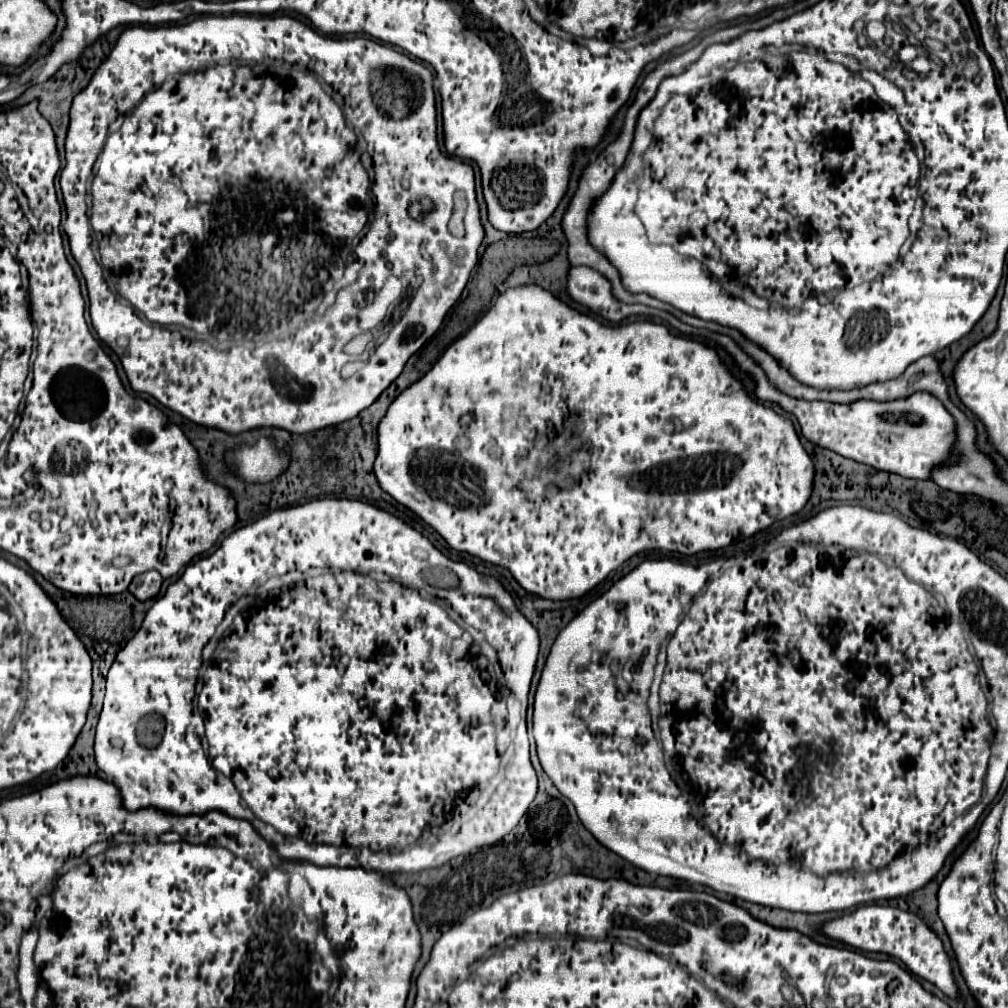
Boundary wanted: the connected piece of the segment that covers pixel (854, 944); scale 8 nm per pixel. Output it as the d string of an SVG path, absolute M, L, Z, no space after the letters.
M866 904L866 906L858 906L852 914L844 914L840 918L822 922L818 926L818 932L836 940L836 942L842 942L850 948L856 948L856 950L882 952L882 954L888 954L892 958L898 958L906 964L906 968L914 976L932 982L948 998L954 998L954 1000L960 998L960 992L958 992L958 986L956 986L956 980L952 974L952 962L944 950L940 936L932 928L928 928L916 914L904 912L904 910L894 908L894 906L878 906L878 904L870 906L870 904Z

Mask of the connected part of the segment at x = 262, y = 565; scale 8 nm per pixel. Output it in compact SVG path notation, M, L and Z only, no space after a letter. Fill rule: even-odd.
M325 497L320 498L320 500L306 502L306 504L300 504L300 506L274 510L272 514L268 514L268 516L256 520L254 524L248 524L248 526L244 526L244 528L240 528L240 530L228 534L228 536L222 540L220 548L218 548L214 554L210 554L210 556L206 556L206 558L200 558L200 560L192 562L192 564L184 570L184 574L182 574L174 584L168 586L166 594L154 602L154 606L148 610L144 622L142 622L142 628L140 628L140 630L134 634L134 638L116 654L116 660L114 660L114 664L112 664L108 676L106 676L104 708L102 708L102 714L100 714L98 728L96 728L96 744L94 744L94 750L96 750L96 764L98 764L98 768L106 774L108 780L112 780L114 784L120 786L120 790L122 790L122 800L124 800L124 806L126 806L126 808L138 810L138 808L142 808L142 806L158 806L158 808L168 810L168 812L174 812L174 814L204 814L204 812L208 812L208 810L222 810L222 812L228 812L230 816L250 820L250 822L254 824L254 828L256 828L266 840L270 840L272 844L276 844L278 854L280 854L282 858L286 858L286 860L308 860L308 862L312 862L312 864L316 864L316 866L338 866L338 868L362 866L362 868L376 870L376 872L384 872L384 874L394 874L394 872L420 872L420 870L426 870L426 868L436 868L436 866L440 866L442 862L448 862L448 860L456 858L458 854L466 854L466 852L472 852L472 850L476 850L476 848L480 848L480 846L492 846L494 842L498 842L502 836L506 836L506 834L518 824L518 820L520 820L522 814L528 810L528 806L532 804L534 796L537 794L537 775L530 760L530 743L526 724L527 707L524 704L506 704L507 698L510 697L509 693L505 694L506 700L503 700L504 704L497 704L498 702L494 694L488 692L489 687L486 680L494 680L494 676L492 676L492 665L494 663L493 661L496 663L496 654L498 654L498 662L500 662L500 668L502 668L502 674L504 674L504 684L506 684L506 688L510 690L510 694L512 694L516 700L526 700L528 690L530 690L530 680L532 680L532 674L534 674L534 666L536 666L536 658L538 658L538 646L540 646L540 638L538 638L536 628L518 612L514 600L510 598L510 594L502 588L502 584L500 584L498 580L488 578L488 576L480 576L476 570L468 568L464 562L452 562L452 560L446 558L442 552L438 552L438 550L430 544L428 538L424 538L420 532L416 532L414 528L410 528L408 524L404 524L400 518L396 518L396 516L384 512L384 510L378 510L378 508L374 508L374 506L370 506L370 504L364 504L364 502L358 502L358 500L346 500L346 498ZM310 568L334 570L334 572L326 572L326 574L318 574L318 576L314 576L314 578L306 578L304 582L300 582L300 584L296 584L296 586L292 586L292 588L282 588L282 592L280 592L278 596L274 596L274 598L264 598L264 600L256 598L256 604L254 604L254 606L256 606L256 612L254 612L252 616L242 616L242 614L236 616L236 620L234 620L234 632L232 632L228 638L224 638L224 640L220 642L218 652L216 652L216 656L214 656L214 662L208 666L208 670L206 670L206 674L204 674L204 690L200 692L200 696L204 696L204 698L200 698L198 702L200 702L200 710L202 710L202 714L204 714L205 735L209 742L208 757L211 760L212 766L216 768L218 772L222 772L224 776L232 778L234 784L236 784L236 788L234 788L234 786L220 786L220 784L218 784L218 772L214 772L214 768L210 768L210 760L206 760L206 744L202 744L202 738L200 738L200 734L198 734L198 730L196 730L196 726L194 726L194 706L192 706L192 700L194 700L194 694L196 694L196 672L198 672L198 668L200 668L200 664L202 664L202 648L208 644L208 638L214 636L218 624L222 622L222 618L224 618L224 614L226 614L226 610L228 610L240 596L246 596L246 594L258 590L262 584L266 584L266 582L268 582L270 578L274 578L274 576L288 574L290 570L306 572L306 570L310 570ZM372 572L386 574L390 580L386 580L386 582L376 582L376 580L372 580L372 578L368 576L368 574L372 574Z

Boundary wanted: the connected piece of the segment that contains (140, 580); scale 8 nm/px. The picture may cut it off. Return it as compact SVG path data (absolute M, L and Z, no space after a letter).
M148 570L144 574L138 574L134 576L132 584L130 584L130 592L138 598L138 600L150 600L154 598L158 592L160 592L160 586L162 586L162 576L156 572L156 570Z

